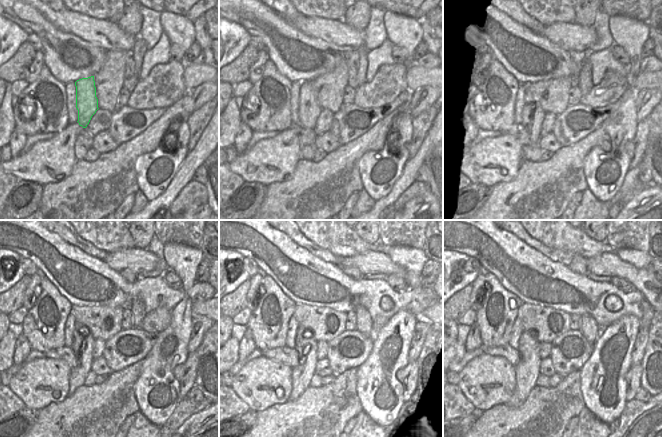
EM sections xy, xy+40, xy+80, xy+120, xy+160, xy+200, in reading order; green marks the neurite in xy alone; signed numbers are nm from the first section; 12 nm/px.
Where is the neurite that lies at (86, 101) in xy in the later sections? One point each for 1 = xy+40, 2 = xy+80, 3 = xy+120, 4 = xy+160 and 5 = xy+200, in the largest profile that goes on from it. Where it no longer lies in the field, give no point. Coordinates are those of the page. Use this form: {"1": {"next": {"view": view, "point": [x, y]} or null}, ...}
{"1": {"next": {"view": "xy+40", "point": [309, 109]}}, "2": {"next": {"view": "xy+80", "point": [533, 115]}}, "3": {"next": {"view": "xy+120", "point": [82, 341]}}, "4": {"next": {"view": "xy+160", "point": [306, 345]}}, "5": {"next": {"view": "xy+200", "point": [527, 370]}}}

